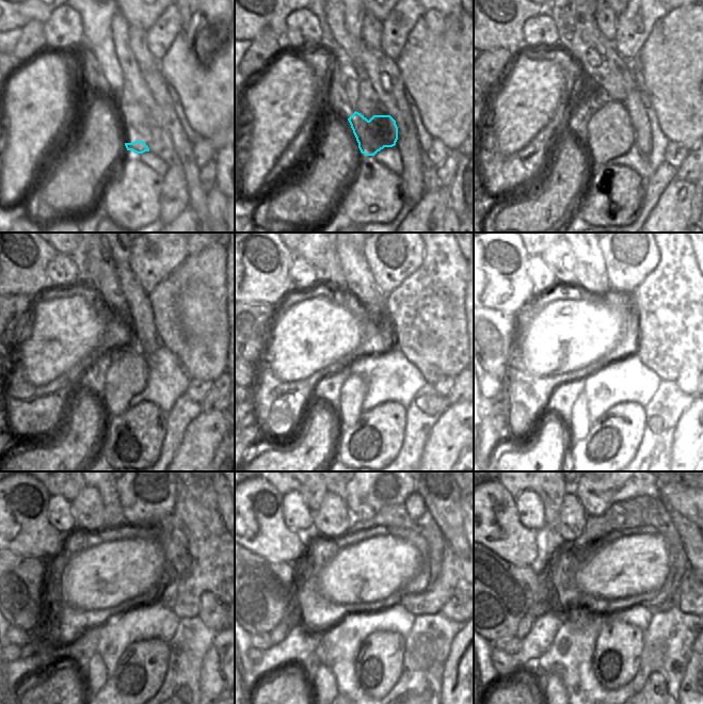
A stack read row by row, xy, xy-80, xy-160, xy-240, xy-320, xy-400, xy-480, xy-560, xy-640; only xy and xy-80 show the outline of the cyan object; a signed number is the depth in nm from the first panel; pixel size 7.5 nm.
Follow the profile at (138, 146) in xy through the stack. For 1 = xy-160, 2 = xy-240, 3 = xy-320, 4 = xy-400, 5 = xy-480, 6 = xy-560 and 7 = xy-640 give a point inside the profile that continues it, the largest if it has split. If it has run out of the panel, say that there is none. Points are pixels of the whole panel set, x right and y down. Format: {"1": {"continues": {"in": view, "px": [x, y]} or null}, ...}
{"1": {"continues": {"in": "xy-160", "px": [609, 134]}}, "2": {"continues": {"in": "xy-240", "px": [127, 376]}}, "3": {"continues": {"in": "xy-320", "px": [349, 410]}}, "4": {"continues": {"in": "xy-400", "px": [579, 425]}}, "5": {"continues": {"in": "xy-480", "px": [96, 676]}}, "6": {"continues": {"in": "xy-560", "px": [324, 682]}}, "7": {"continues": {"in": "xy-640", "px": [554, 688]}}}

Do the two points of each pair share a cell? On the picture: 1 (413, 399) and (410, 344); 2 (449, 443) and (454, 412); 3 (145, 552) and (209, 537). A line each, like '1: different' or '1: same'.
1: different
2: same
3: different

